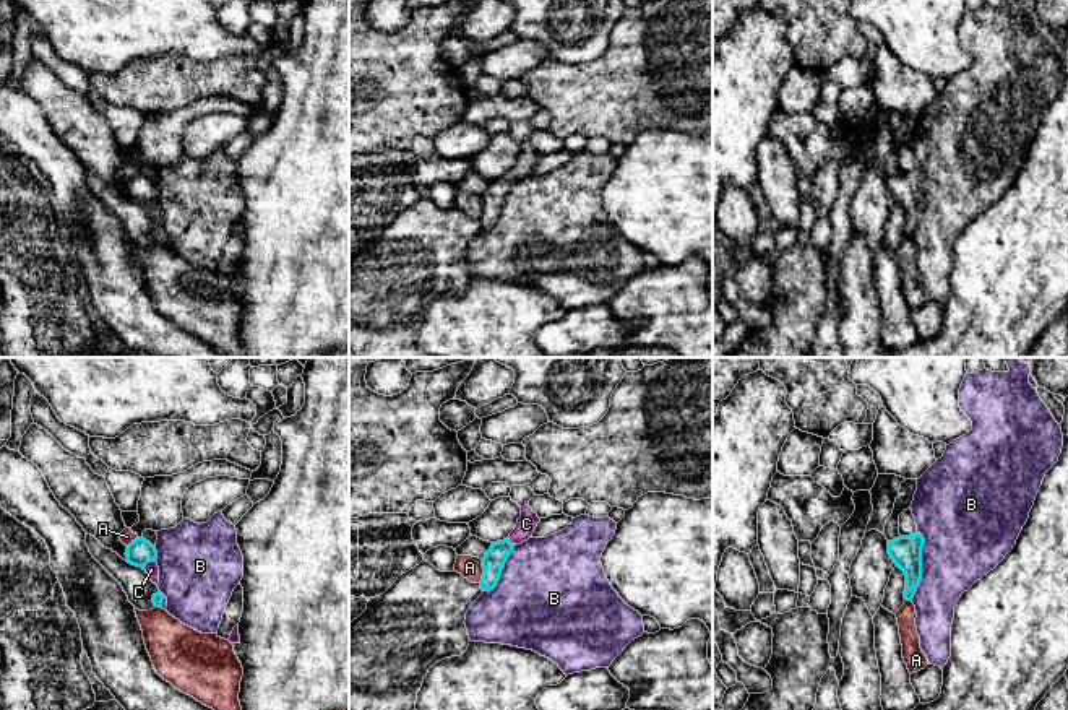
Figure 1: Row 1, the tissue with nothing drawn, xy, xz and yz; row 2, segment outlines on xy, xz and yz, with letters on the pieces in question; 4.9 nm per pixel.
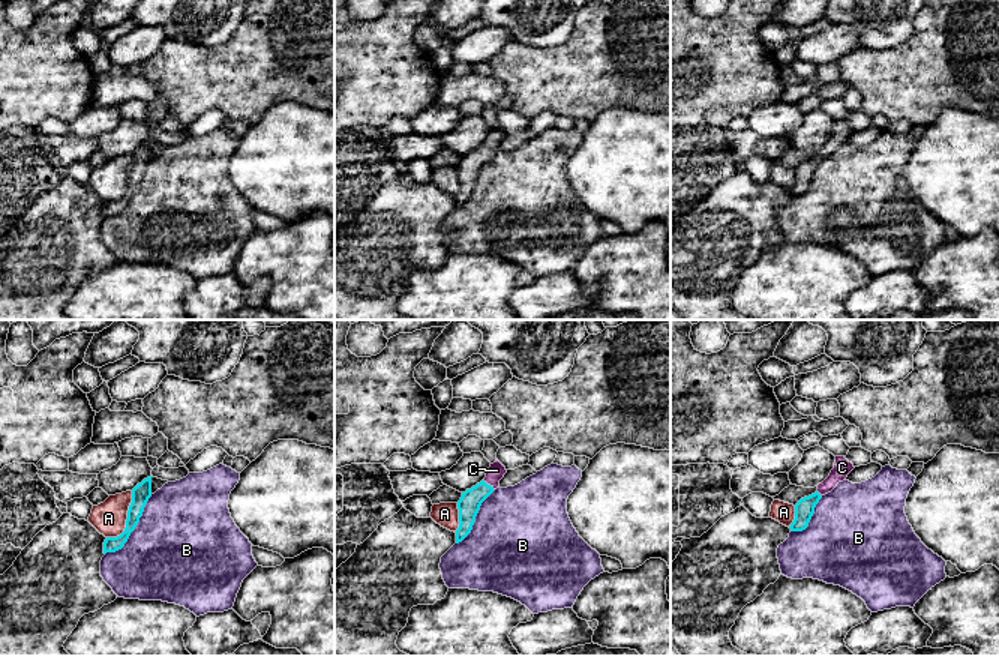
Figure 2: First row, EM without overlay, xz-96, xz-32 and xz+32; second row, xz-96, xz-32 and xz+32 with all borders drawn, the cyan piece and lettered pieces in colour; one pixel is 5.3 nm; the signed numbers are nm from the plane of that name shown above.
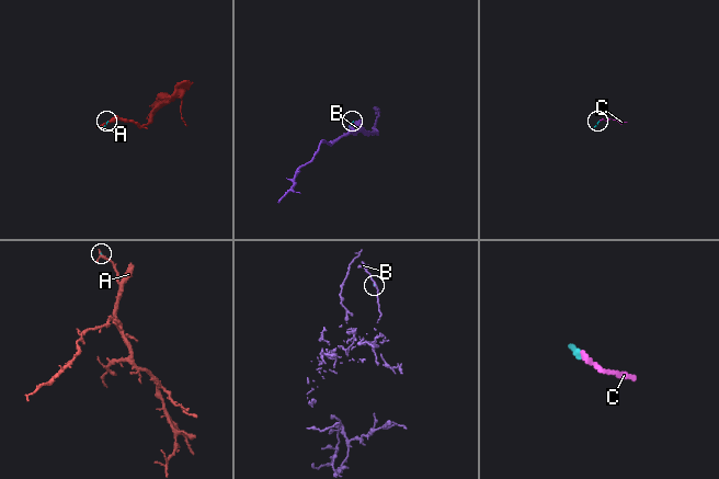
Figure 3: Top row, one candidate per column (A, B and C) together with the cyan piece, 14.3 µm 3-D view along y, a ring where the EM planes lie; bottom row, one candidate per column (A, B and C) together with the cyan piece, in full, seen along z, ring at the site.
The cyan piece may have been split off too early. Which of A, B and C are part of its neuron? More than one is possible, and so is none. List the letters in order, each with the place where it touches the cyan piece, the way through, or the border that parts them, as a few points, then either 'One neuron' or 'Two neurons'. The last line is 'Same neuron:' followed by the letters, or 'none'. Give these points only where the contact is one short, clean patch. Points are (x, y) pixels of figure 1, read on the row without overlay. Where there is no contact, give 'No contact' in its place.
A: Touches cyan at xz (484, 207). Two neurons
B: Touches cyan at yz (921, 202). Two neurons
C: Touches cyan at xy (148, 197). Path across: xy (140, 187), (148, 197), (151, 205). One neuron
Same neuron: C

